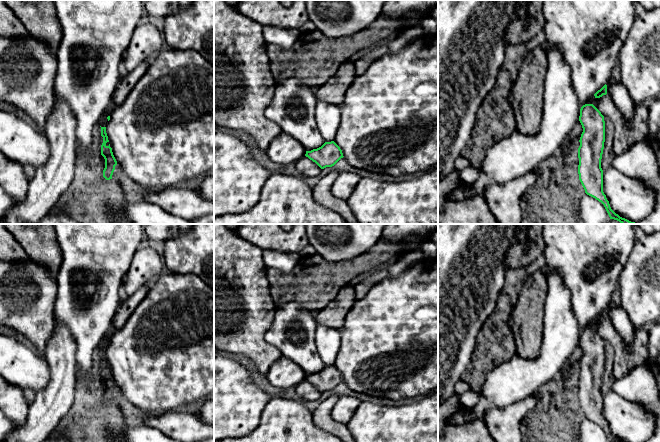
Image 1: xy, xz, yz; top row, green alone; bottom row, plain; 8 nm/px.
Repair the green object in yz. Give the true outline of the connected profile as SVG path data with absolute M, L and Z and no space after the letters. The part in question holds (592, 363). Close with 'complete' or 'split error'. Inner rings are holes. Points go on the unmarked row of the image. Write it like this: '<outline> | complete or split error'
M593 328L580 333L579 345L583 356L578 372L578 398L585 417L601 426L610 442L622 442L610 431L603 416L603 394L601 383L605 366L604 340Z | complete

